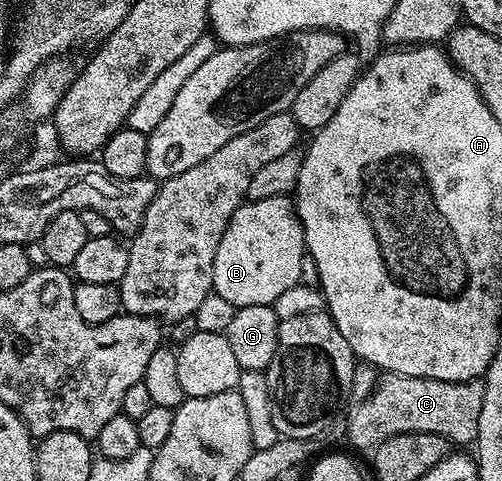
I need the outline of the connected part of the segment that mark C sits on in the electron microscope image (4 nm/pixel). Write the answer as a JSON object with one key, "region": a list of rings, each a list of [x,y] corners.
{"region":[[[386,373],[377,380],[372,393],[356,405],[348,423],[348,437],[354,446],[366,451],[398,433],[408,432],[438,433],[451,444],[471,444],[476,440],[483,396],[481,380],[448,382]]]}

